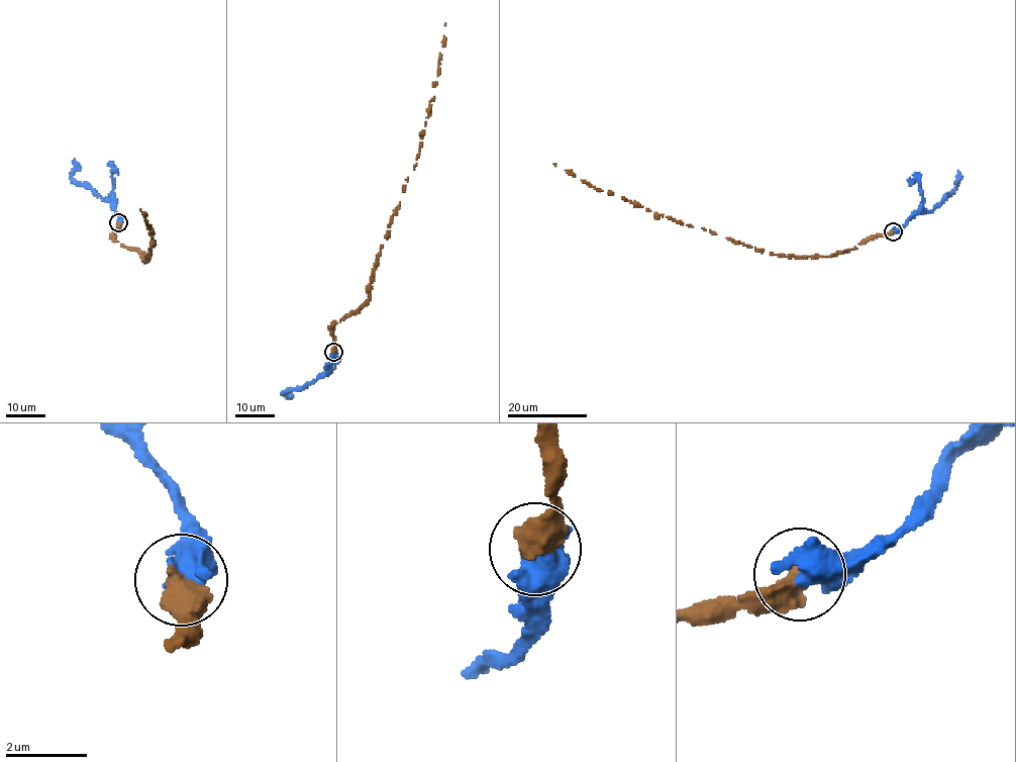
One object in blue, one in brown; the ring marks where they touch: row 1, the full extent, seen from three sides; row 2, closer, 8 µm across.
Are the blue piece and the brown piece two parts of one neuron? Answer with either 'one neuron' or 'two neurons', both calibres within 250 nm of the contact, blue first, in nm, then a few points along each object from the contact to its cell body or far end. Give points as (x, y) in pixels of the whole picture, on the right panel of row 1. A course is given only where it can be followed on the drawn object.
one neuron | 550/650 nm | blue via (893, 230), (900, 229), (919, 212), (931, 210), (943, 202), (955, 188), (958, 171) | brown via (893, 230), (829, 257), (771, 255), (597, 190), (553, 163)

